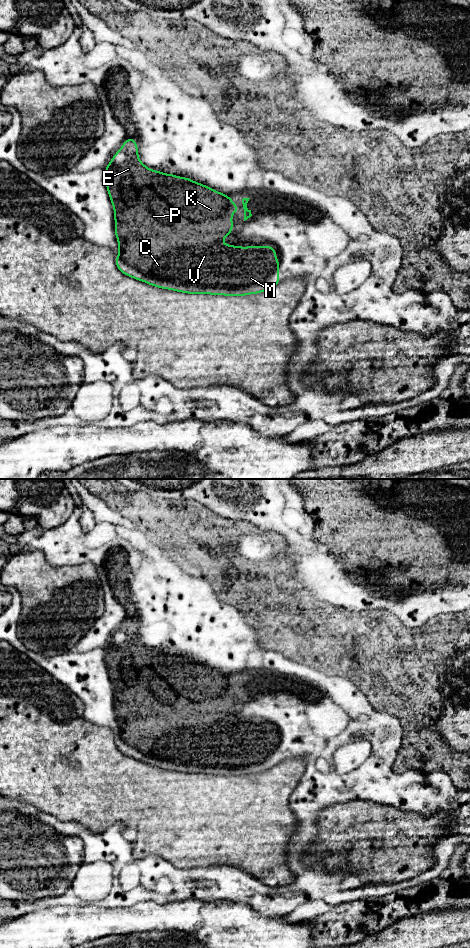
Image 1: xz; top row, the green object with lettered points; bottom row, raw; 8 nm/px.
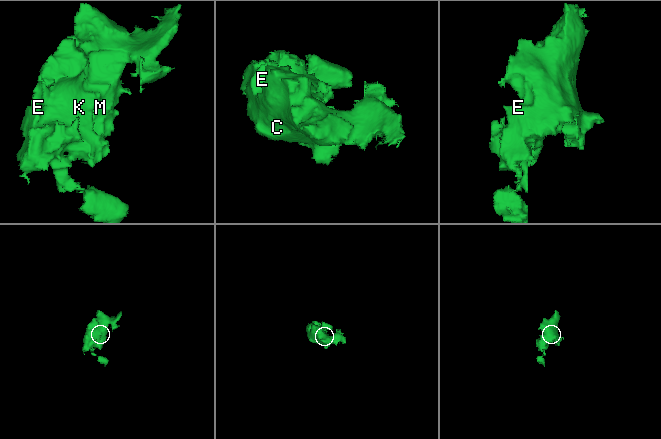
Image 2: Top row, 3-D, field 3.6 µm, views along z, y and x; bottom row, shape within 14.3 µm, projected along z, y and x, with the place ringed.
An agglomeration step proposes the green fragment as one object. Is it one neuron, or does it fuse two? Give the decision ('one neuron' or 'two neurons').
one neuron

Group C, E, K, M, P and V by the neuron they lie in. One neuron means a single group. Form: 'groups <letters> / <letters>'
groups C E K M P V

